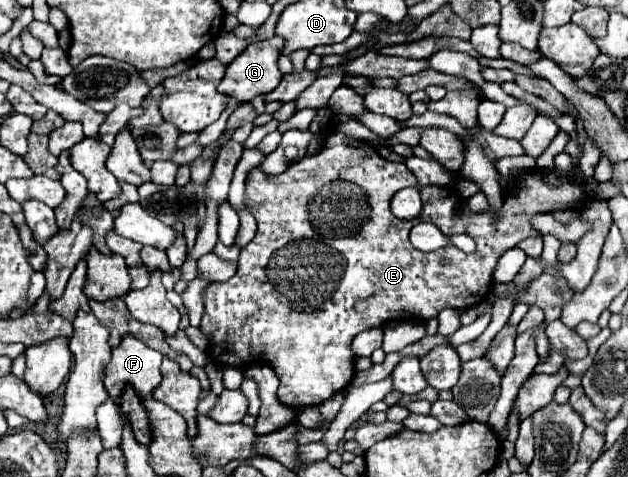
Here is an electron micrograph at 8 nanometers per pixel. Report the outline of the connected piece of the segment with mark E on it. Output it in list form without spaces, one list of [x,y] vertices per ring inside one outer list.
[[[341,132],[327,134],[319,154],[305,156],[277,176],[253,168],[247,174],[245,204],[257,218],[257,234],[247,248],[241,250],[237,274],[227,282],[209,284],[203,294],[205,312],[201,330],[211,340],[211,360],[235,368],[243,368],[255,360],[271,360],[271,366],[281,380],[277,392],[281,404],[291,408],[319,406],[347,388],[353,380],[355,356],[351,342],[359,332],[377,326],[383,328],[389,322],[427,322],[437,318],[445,308],[463,310],[477,306],[481,300],[487,300],[491,292],[493,272],[501,252],[517,248],[519,242],[527,238],[543,238],[543,234],[531,224],[533,216],[569,208],[581,210],[587,204],[587,194],[581,182],[567,178],[559,186],[551,186],[547,182],[547,172],[541,170],[527,170],[515,180],[513,192],[503,198],[503,206],[497,210],[487,208],[483,214],[471,212],[467,200],[457,196],[453,188],[421,186],[423,212],[417,220],[433,222],[445,236],[467,232],[477,248],[483,248],[483,254],[479,250],[465,254],[457,246],[447,244],[437,252],[423,254],[409,242],[413,222],[399,220],[389,210],[393,194],[405,186],[419,186],[419,182],[403,162],[387,162],[367,142],[353,140]]]

